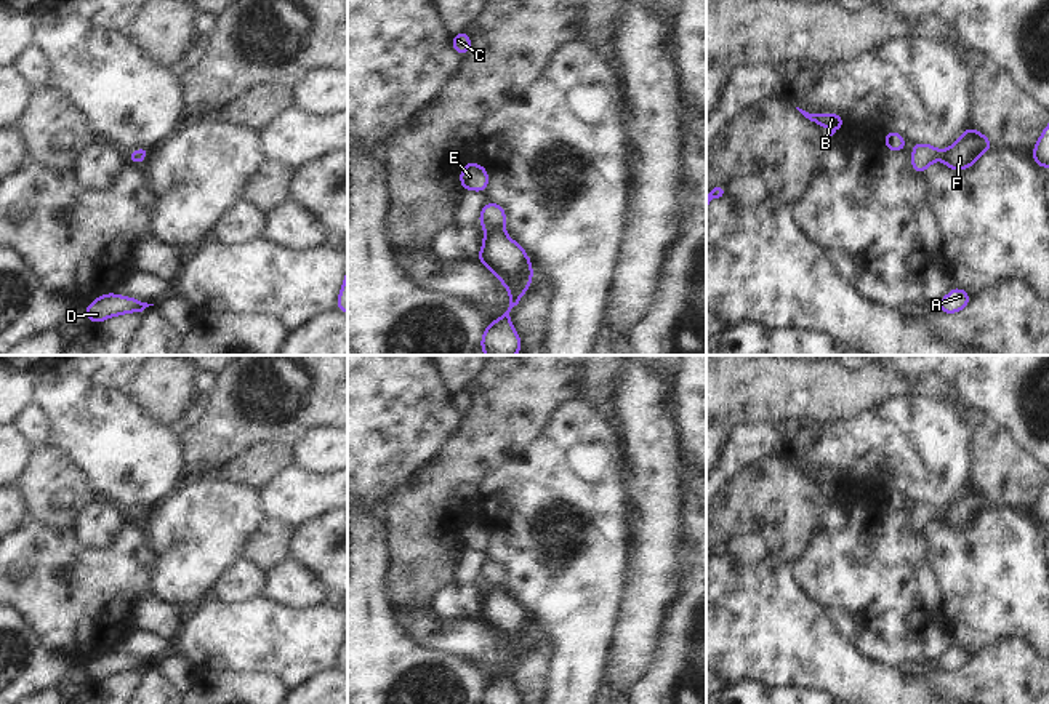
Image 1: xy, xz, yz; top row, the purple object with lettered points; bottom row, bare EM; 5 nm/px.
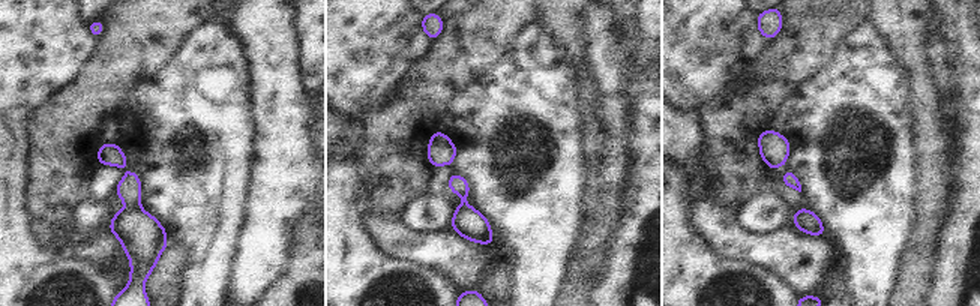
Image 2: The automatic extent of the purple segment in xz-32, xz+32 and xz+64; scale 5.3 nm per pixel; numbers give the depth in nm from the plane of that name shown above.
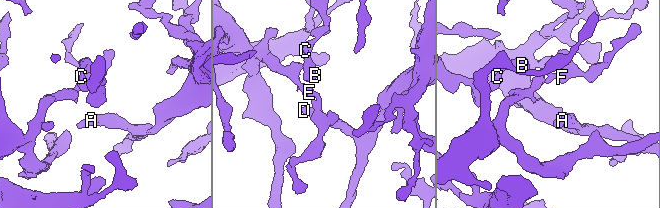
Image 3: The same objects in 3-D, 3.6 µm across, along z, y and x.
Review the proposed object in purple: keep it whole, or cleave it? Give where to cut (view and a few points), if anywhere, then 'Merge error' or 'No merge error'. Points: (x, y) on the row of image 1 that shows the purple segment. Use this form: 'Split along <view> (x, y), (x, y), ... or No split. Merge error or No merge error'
No split. No merge error.

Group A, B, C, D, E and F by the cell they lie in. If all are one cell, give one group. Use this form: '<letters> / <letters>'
A B C D E F

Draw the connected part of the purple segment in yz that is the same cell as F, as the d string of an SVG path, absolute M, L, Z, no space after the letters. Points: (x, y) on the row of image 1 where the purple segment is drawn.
M969 126L947 150L930 144L916 142L913 146L911 170L924 173L929 165L940 158L950 170L959 171L972 166L979 157L993 149L990 138Z

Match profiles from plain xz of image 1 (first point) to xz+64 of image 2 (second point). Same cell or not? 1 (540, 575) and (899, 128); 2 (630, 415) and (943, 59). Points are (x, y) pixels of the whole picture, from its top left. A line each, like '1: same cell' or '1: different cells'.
1: same cell
2: same cell

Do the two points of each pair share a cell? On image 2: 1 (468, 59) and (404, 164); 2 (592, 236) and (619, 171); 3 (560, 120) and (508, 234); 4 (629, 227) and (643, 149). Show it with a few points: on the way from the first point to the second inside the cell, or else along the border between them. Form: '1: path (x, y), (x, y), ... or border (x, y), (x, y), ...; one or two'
1: path (443, 84), (398, 129), (398, 138); one
2: path (601, 219), (611, 204), (613, 188); one
3: path (557, 149), (553, 168), (532, 189), (532, 206); one
4: path (643, 207), (643, 168); one

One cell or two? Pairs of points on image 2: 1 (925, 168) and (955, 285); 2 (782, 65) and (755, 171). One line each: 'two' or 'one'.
1: two
2: one

